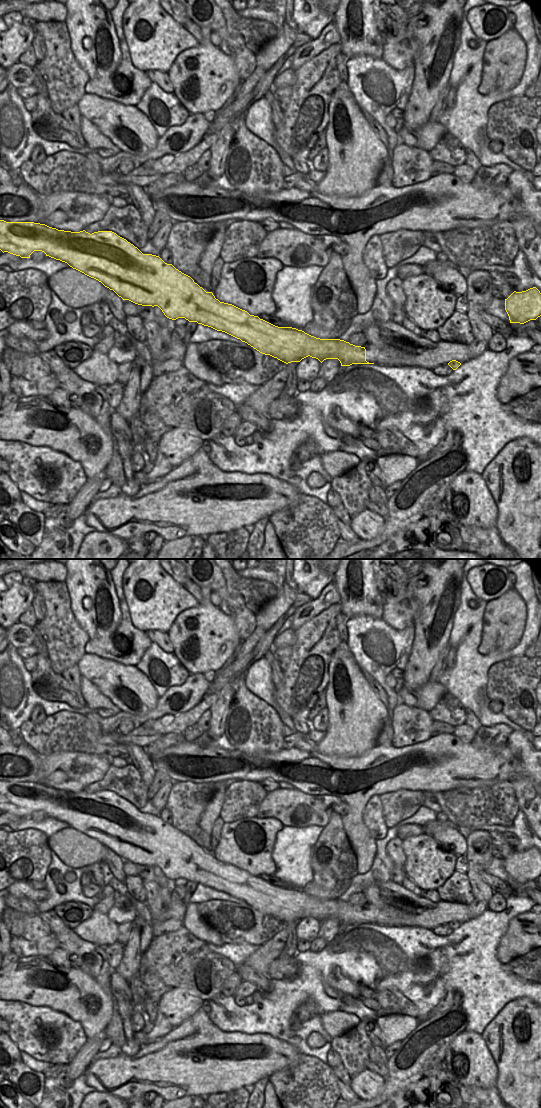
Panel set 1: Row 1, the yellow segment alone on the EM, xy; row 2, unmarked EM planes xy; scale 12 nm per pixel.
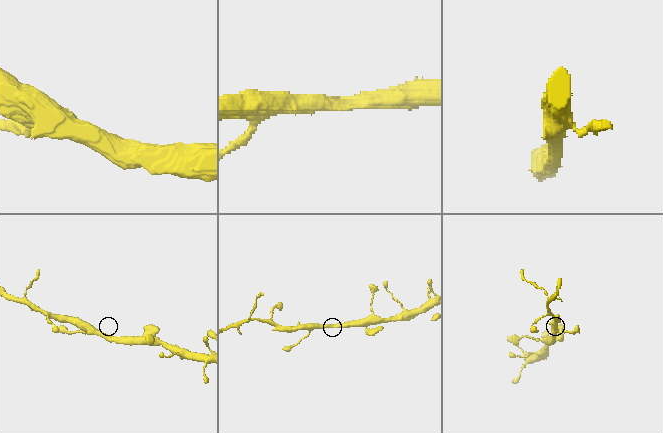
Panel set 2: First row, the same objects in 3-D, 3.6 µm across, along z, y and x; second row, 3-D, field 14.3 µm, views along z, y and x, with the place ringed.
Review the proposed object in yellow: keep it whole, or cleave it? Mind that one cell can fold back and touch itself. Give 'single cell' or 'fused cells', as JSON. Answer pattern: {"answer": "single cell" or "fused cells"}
{"answer": "single cell"}

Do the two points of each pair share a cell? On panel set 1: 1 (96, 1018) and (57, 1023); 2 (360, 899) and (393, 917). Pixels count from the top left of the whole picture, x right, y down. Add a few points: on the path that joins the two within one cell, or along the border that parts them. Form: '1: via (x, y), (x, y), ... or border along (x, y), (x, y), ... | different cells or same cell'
1: border along (54, 1010), (60, 1011), (77, 1021), (87, 1038) | different cells
2: border along (363, 893), (366, 899), (365, 907) | different cells

